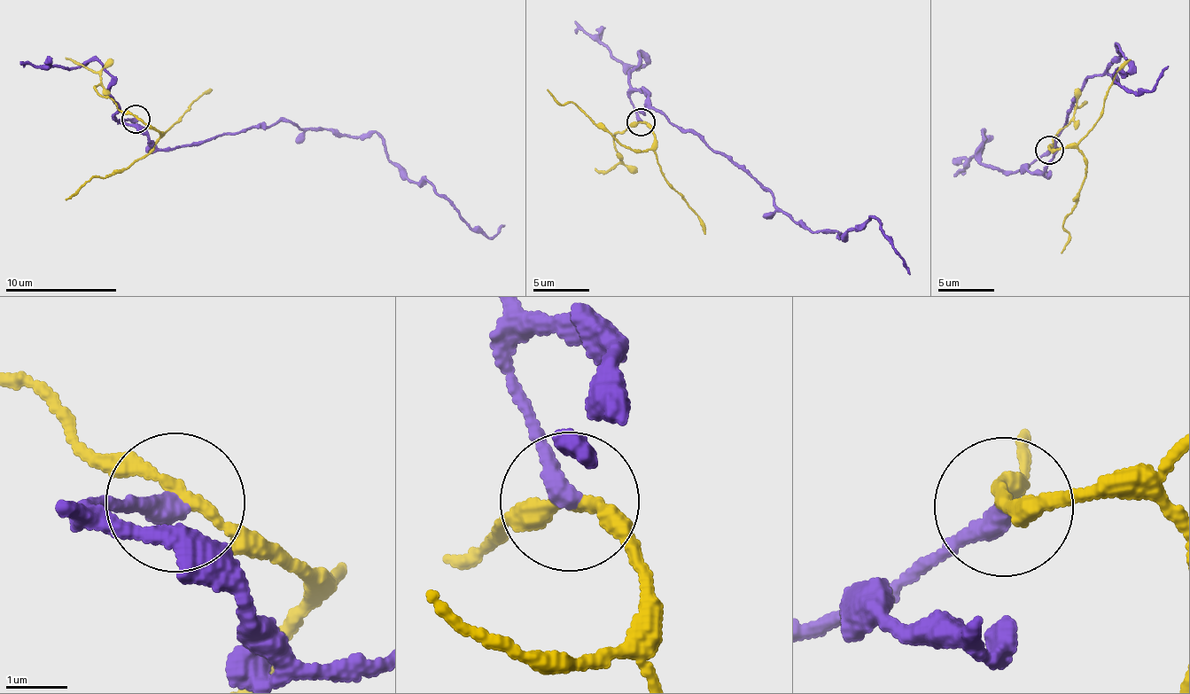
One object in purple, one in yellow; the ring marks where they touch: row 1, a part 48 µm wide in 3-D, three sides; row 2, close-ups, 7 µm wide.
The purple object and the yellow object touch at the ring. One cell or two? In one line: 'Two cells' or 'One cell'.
Two cells

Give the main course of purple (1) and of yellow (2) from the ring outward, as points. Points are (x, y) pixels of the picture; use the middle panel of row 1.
1: (640, 122), (631, 93), (642, 92), (815, 231), (842, 236), (871, 216), (909, 276)
2: (642, 122), (654, 144), (643, 150), (623, 146), (575, 105), (559, 103), (547, 89)

